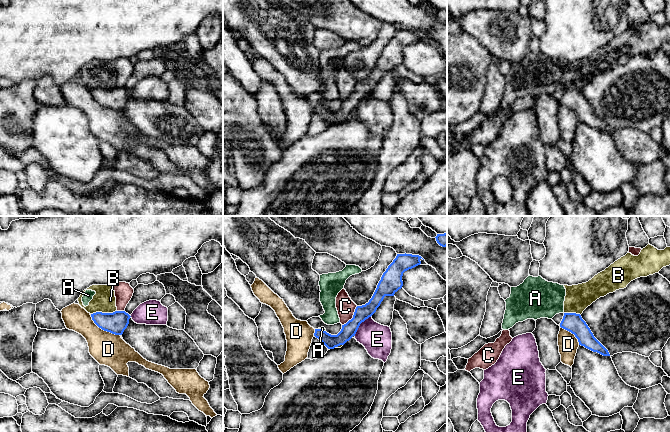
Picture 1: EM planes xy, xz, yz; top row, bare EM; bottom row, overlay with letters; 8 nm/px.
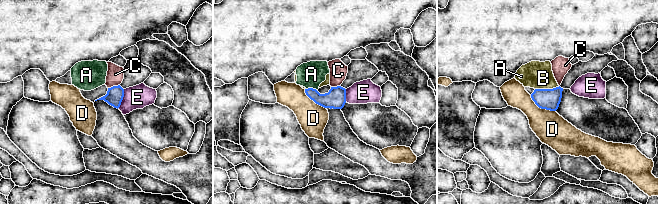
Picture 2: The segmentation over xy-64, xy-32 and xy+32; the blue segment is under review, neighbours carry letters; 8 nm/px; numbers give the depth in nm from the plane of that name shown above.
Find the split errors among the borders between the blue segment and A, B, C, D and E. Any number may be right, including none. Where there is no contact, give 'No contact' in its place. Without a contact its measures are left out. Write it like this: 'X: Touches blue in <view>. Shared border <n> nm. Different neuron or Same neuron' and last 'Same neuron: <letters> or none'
A: Touches blue in xz. Shared border 70 nm. Different neuron
B: Touches blue in xy. Shared border 220 nm. Different neuron
C: Touches blue in xz. Shared border 200 nm. Different neuron
D: Touches blue in xy. Shared border 280 nm. Different neuron
E: Touches blue in xz. Shared border 200 nm. Different neuron
Same neuron: none

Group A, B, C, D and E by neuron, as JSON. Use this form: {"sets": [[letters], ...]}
{"sets": [["A", "B"], ["C"], ["D"], ["E"]]}

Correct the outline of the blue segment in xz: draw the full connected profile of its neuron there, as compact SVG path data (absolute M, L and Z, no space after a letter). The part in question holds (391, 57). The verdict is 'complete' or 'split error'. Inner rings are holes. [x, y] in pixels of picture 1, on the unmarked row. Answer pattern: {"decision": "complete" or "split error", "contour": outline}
{"decision": "complete", "contour": "M397 30L383 49L372 74L365 81L356 83L353 94L342 101L342 105L337 111L331 111L322 105L315 105L314 112L328 125L344 121L355 112L360 100L376 88L385 72L394 72L402 64L403 49L420 41L421 34L419 31Z"}

